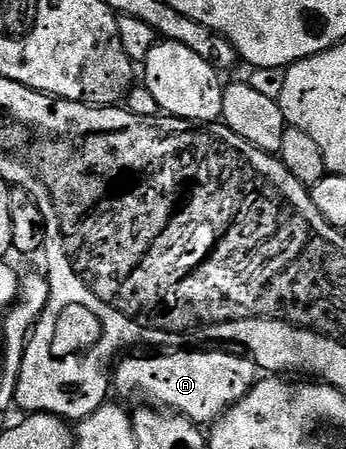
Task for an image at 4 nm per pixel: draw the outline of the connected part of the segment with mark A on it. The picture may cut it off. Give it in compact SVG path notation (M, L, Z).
M170 350L165 354L154 354L158 356L142 356L139 360L126 360L122 365L117 365L116 371L112 376L112 384L122 396L134 396L139 392L143 396L143 401L149 402L154 406L161 406L163 409L169 410L179 416L187 416L190 420L194 421L195 424L199 426L210 426L213 425L215 420L218 420L225 412L232 407L236 402L240 402L240 398L244 398L250 392L250 389L254 387L256 383L256 365L253 359L247 358L245 355L233 356L230 352L202 352L206 350Z

